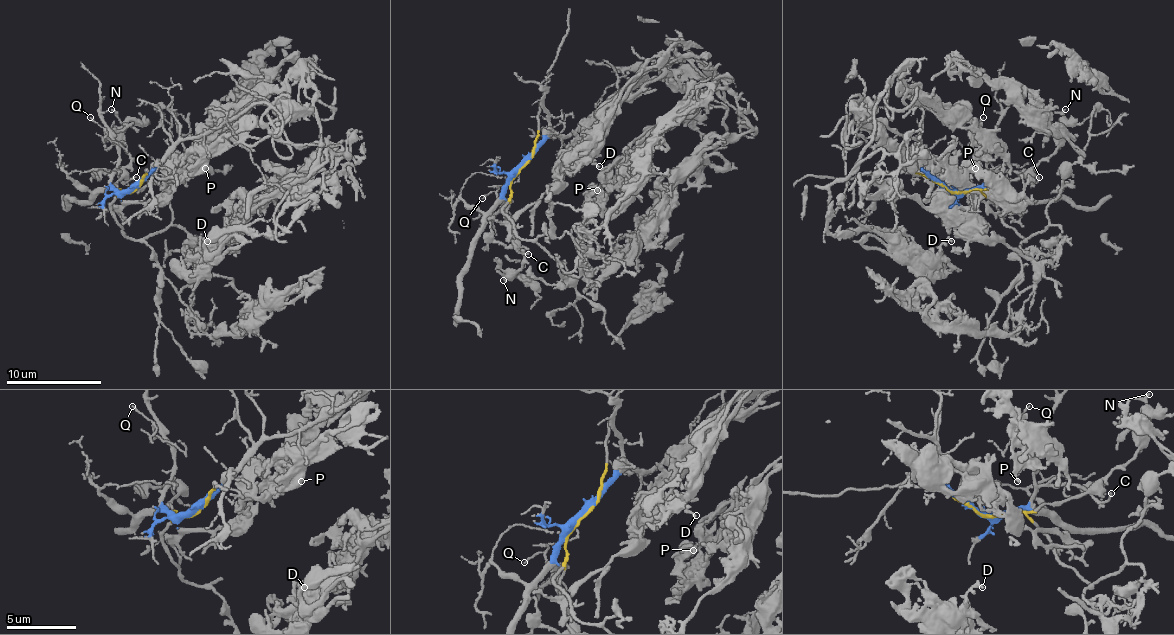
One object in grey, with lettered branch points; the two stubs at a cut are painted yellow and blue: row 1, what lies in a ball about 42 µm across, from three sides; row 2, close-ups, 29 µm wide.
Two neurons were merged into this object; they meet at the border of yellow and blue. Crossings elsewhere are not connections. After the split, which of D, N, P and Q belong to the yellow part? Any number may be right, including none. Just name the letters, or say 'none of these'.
D, N, P

